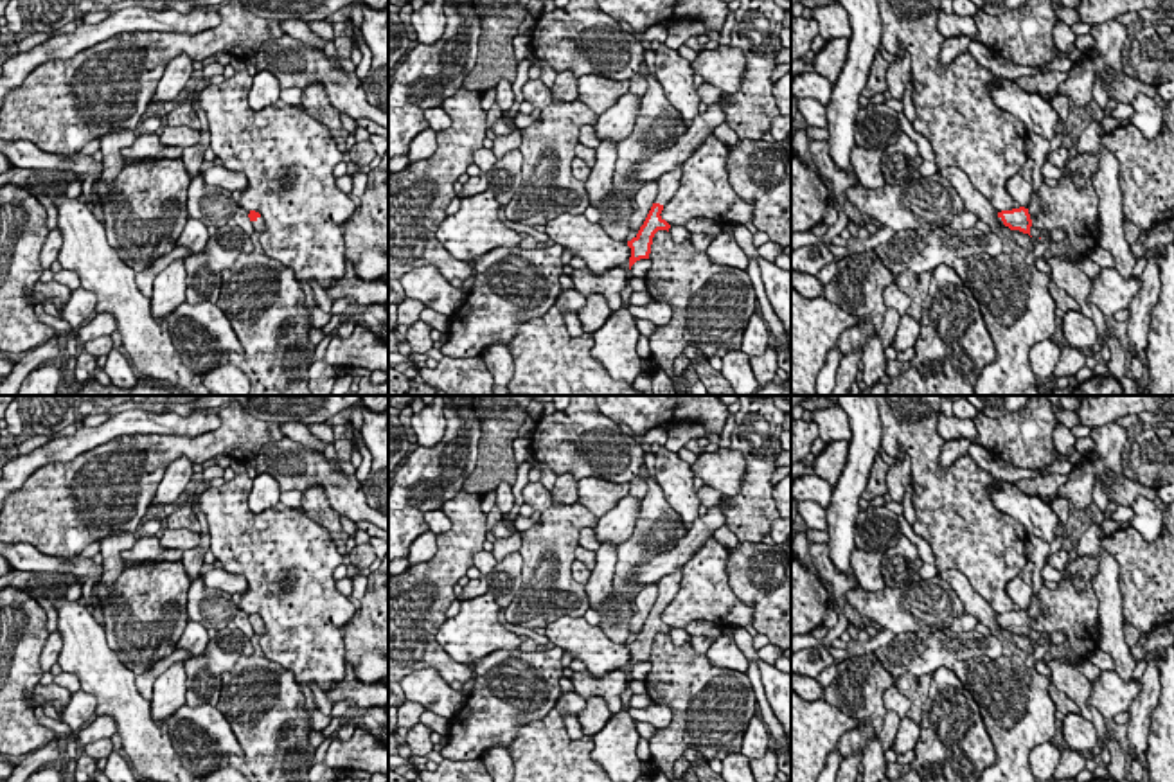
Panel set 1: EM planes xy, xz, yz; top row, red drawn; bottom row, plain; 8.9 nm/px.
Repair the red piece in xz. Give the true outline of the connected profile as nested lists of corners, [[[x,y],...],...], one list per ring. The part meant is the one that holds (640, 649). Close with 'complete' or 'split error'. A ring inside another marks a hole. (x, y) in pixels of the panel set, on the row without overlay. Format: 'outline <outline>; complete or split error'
outline [[[681,568],[658,579],[656,602],[638,636],[631,644],[627,644],[627,649],[631,651],[629,672],[636,663],[649,662],[653,640],[658,633],[669,635],[671,627],[660,617],[665,606],[674,599],[676,591],[680,590],[680,581],[681,581]]]; split error

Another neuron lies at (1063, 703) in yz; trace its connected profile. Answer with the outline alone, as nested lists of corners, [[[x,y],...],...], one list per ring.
[[[1050,681],[1048,685],[1050,690],[1050,698],[1055,703],[1055,726],[1059,723],[1063,723],[1063,717],[1066,714],[1081,714],[1079,706],[1075,705],[1075,701],[1072,701],[1064,692],[1057,690],[1055,685]]]

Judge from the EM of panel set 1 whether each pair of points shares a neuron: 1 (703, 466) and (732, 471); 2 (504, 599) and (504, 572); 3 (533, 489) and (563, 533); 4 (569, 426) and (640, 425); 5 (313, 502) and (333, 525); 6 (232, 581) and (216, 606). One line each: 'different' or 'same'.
1: same
2: same
3: different
4: different
5: same
6: different

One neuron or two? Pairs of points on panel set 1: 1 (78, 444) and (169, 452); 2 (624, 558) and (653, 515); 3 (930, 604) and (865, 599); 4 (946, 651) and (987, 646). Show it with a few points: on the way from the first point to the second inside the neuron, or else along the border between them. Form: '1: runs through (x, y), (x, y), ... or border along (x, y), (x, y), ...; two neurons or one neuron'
1: border along (137, 432), (112, 437), (69, 461), (58, 462); two neurons
2: runs through (635, 547), (635, 542), (649, 525); one neuron
3: runs through (914, 604), (881, 604); one neuron
4: runs through (957, 648), (977, 646); one neuron

